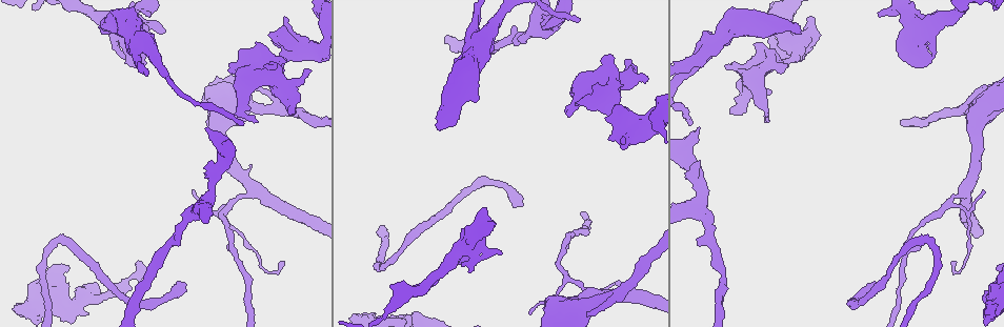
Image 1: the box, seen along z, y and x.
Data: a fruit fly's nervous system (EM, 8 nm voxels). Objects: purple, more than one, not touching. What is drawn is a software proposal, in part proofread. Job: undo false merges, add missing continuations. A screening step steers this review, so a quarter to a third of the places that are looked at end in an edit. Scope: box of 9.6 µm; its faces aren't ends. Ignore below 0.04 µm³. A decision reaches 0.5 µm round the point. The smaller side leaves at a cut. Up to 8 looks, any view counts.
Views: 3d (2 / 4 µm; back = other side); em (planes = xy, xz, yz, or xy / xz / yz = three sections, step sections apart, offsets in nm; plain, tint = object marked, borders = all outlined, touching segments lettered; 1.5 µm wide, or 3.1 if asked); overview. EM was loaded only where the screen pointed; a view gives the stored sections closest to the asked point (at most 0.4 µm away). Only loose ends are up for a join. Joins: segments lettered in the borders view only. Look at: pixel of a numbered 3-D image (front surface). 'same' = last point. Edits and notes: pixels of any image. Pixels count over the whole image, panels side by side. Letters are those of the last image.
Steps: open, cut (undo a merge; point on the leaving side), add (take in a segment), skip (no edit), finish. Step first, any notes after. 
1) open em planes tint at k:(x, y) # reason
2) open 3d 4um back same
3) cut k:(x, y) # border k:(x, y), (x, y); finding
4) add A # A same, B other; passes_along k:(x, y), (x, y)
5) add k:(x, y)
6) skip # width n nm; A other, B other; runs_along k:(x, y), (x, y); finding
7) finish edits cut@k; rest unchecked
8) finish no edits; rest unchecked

open 3d 2um at 1:(287, 113) # an open end

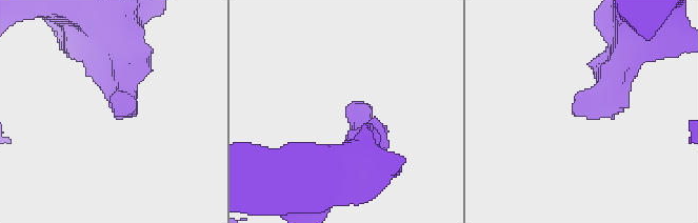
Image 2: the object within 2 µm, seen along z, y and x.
open em yz step 8 tint at 2:(581, 110) # shape alone is not enough

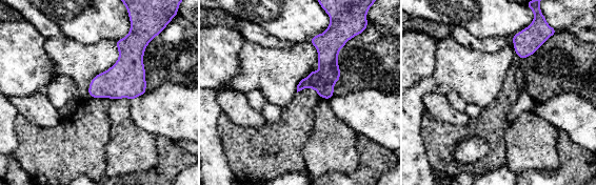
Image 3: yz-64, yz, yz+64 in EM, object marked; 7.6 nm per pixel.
open em planes borders same # another direction

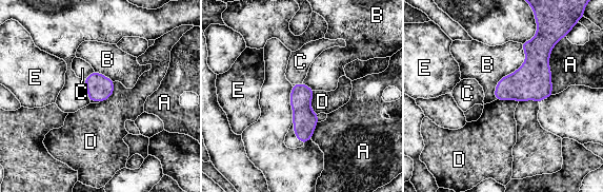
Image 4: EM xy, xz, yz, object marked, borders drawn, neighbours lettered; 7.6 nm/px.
skip # A other, B other, C other, D other, E other; border 4:(114, 82), (114, 92), (99, 102); none of them fits

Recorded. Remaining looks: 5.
open 3d 4um at 1:(757, 45) # free end

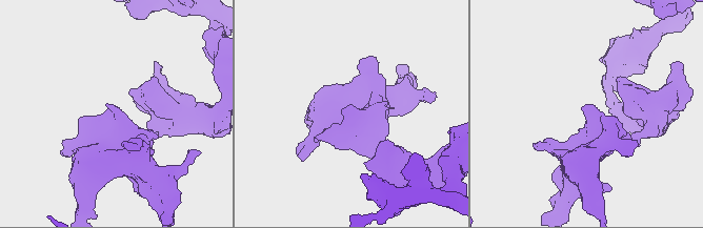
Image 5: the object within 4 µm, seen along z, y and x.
open em xz step 8 borders at 5:(343, 110)

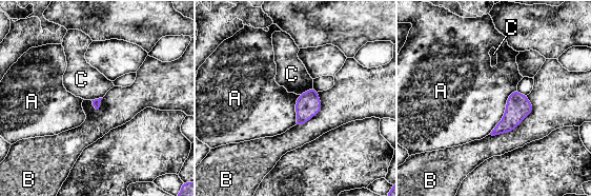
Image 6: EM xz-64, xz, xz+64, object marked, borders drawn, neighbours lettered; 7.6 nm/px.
skip # A other, B other, C other; border 6:(516, 90), (489, 134); no lettered segment goes on from it

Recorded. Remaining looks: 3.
open em planes borders at 1:(241, 122) # an open end

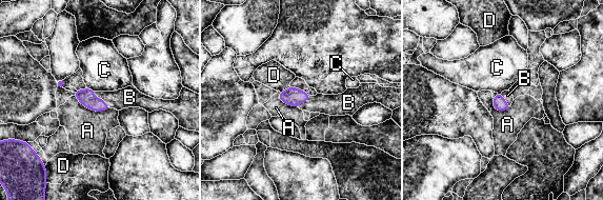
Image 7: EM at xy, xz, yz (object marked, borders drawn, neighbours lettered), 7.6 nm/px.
add B # A other, B same, C other, D other; passes_along 7:(85, 97), (100, 98), (129, 97); the neuron continues

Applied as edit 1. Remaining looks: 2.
open em planes tint at 1:(522, 205) # free end

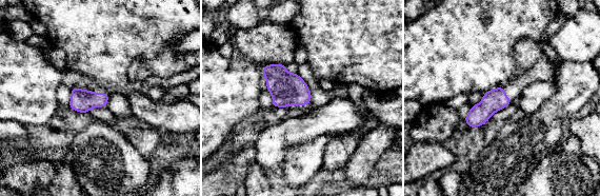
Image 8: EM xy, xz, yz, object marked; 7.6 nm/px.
open em planes borders same

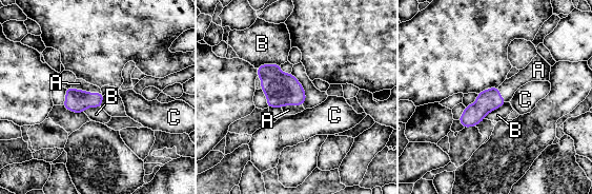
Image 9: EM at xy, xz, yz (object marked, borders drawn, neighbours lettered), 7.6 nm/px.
add A # A same, B other, C other; the neuron continues

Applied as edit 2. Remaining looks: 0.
finish edits add@7, add@9; rest unchecked

